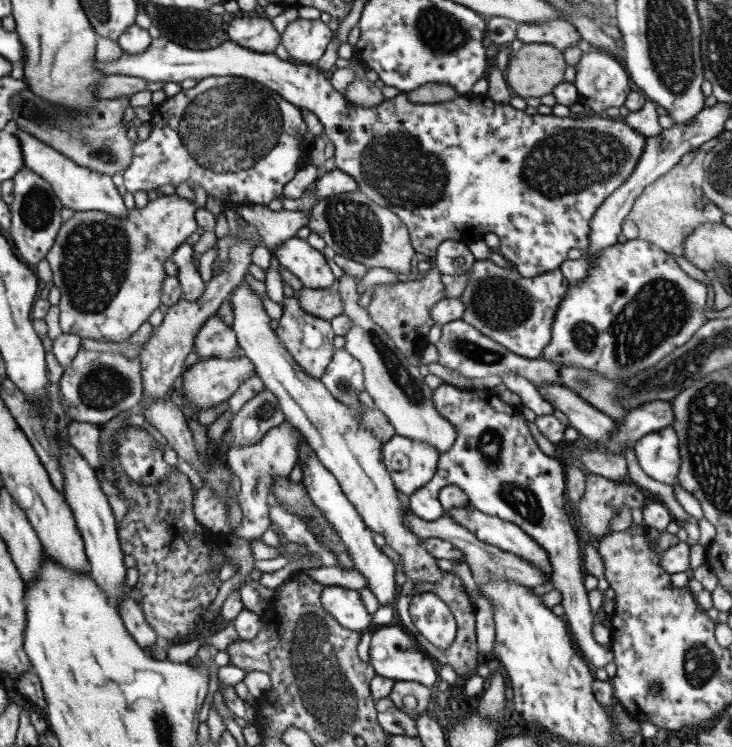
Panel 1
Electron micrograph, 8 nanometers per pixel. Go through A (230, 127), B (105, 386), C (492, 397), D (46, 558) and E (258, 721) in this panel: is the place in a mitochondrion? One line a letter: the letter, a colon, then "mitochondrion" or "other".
A: mitochondrion
B: mitochondrion
C: other
D: other
E: other

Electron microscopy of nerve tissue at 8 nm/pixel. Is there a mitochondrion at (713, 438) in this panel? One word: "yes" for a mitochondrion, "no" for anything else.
yes

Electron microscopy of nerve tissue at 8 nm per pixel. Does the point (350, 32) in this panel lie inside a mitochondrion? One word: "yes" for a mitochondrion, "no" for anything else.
no

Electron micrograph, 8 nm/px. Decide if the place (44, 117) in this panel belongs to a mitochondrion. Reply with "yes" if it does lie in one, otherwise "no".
yes

